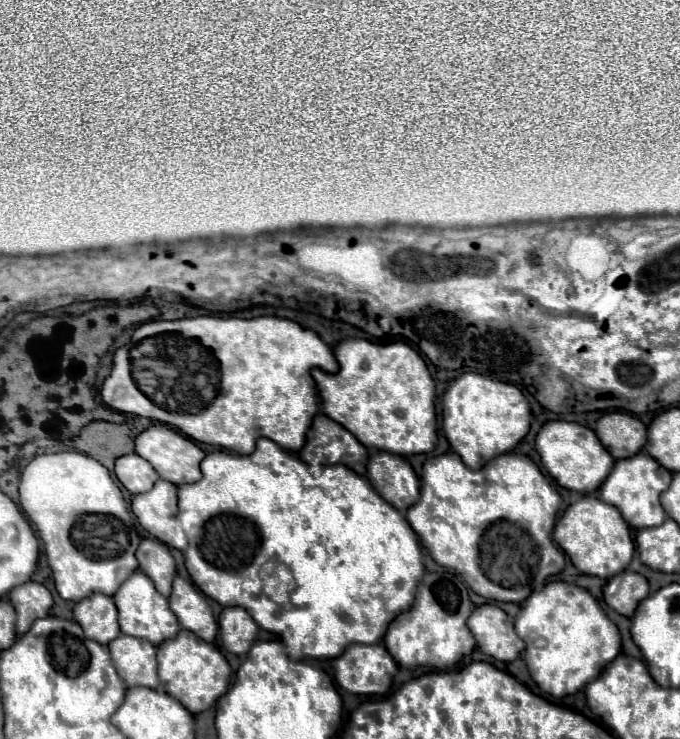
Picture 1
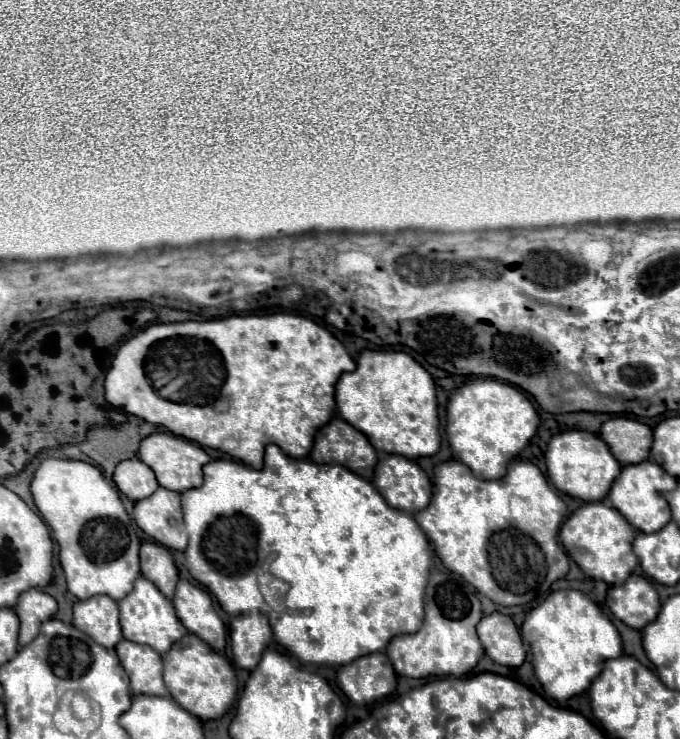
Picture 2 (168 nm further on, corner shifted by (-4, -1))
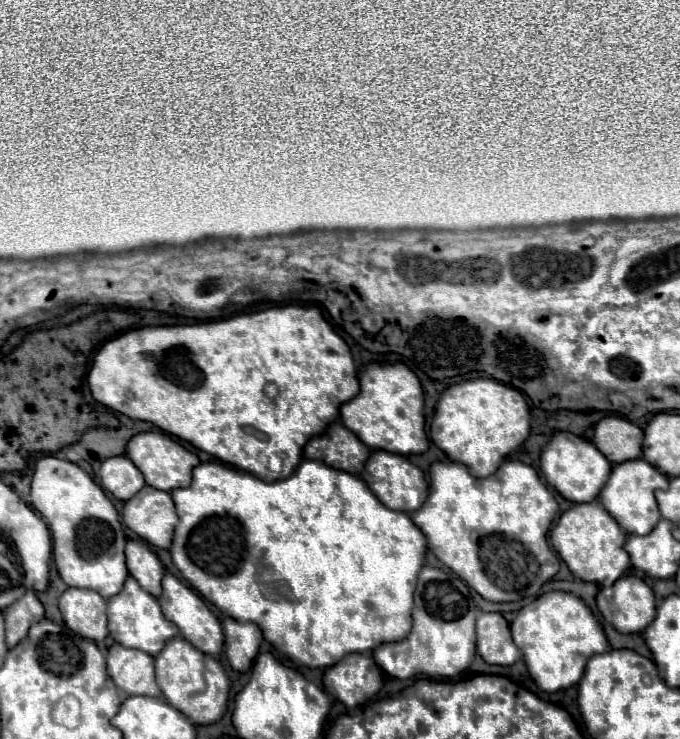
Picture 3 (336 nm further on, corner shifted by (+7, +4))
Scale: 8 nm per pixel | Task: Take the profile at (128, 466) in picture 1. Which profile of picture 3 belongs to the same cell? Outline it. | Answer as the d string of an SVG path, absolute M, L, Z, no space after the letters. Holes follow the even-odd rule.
M128 456L106 458L100 468L102 488L118 500L130 500L146 482L142 472L132 464Z

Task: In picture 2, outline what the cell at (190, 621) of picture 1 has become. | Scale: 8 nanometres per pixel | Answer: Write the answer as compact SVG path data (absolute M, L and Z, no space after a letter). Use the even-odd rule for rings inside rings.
M181 579L173 597L173 605L181 623L209 643L217 653L225 651L225 625L213 609L209 593L187 579Z

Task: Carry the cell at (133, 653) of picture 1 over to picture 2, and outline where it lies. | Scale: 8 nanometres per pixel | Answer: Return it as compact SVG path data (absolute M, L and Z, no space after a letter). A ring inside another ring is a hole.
M123 639L119 641L115 651L121 661L121 667L131 681L131 693L161 697L169 695L163 683L163 661L155 649Z

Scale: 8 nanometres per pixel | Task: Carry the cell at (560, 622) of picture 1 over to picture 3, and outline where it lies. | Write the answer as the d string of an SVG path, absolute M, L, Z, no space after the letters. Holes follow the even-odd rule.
M546 592L518 610L512 622L512 638L524 654L530 676L544 692L558 692L578 684L588 658L610 650L600 622L590 608L570 592Z

